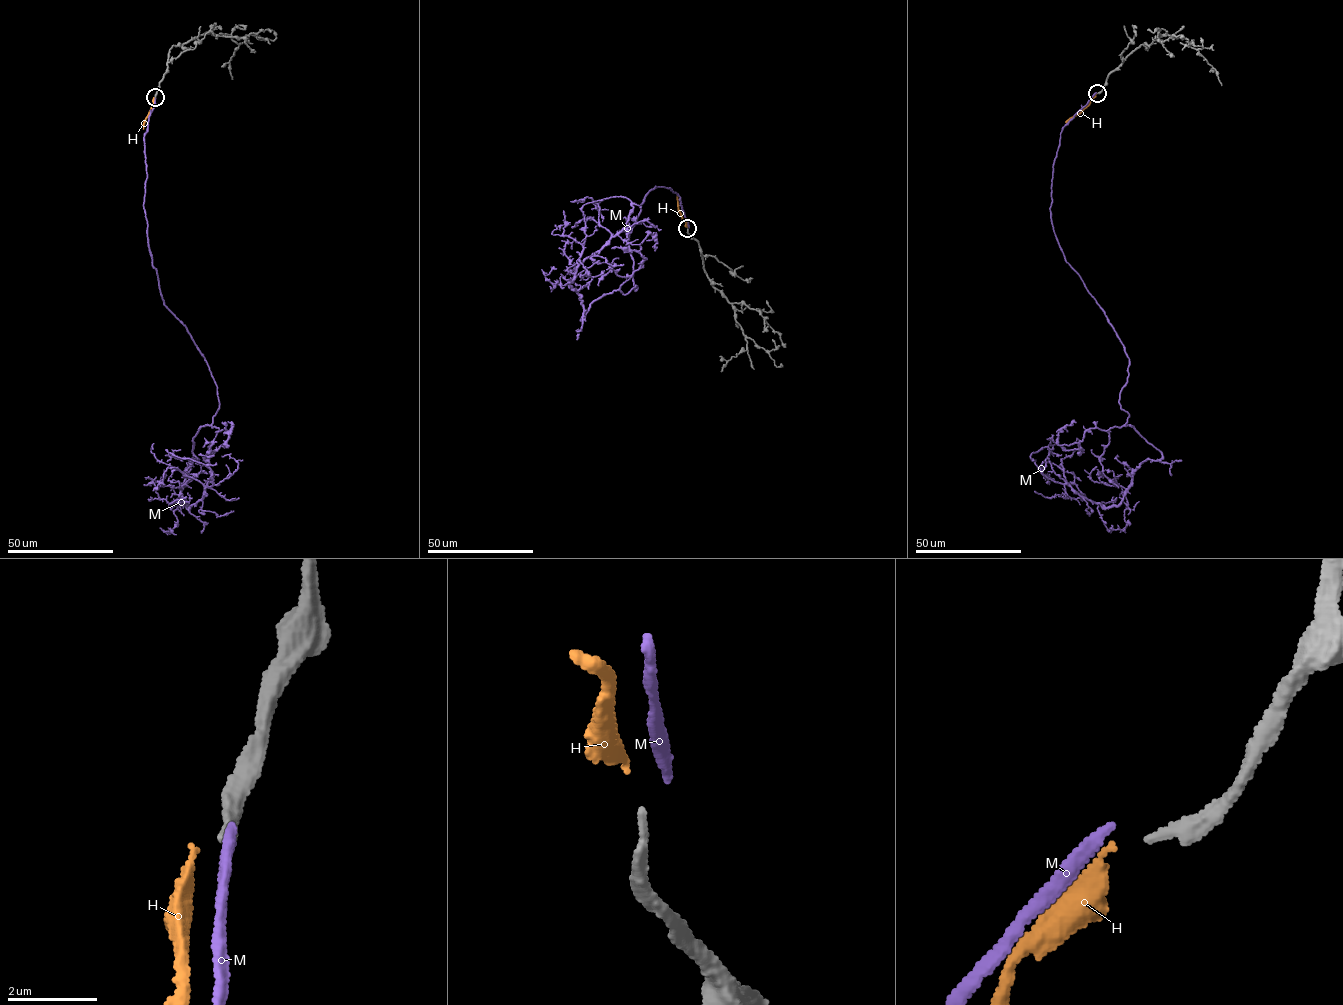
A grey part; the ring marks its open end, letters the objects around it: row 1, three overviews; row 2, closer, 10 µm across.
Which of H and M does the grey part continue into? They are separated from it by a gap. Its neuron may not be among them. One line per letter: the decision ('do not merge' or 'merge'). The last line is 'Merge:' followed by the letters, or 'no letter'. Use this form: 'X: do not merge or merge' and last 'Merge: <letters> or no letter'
H: do not merge
M: do not merge
Merge: no letter

